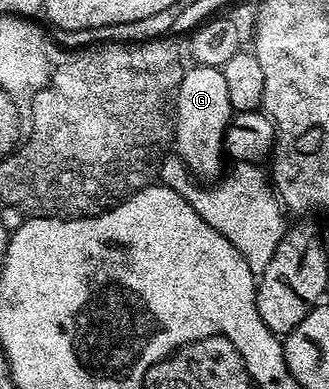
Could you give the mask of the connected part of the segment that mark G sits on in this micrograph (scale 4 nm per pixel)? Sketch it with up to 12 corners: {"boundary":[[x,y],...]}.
{"boundary":[[190,65],[173,112],[176,157],[222,177],[235,111],[216,66]]}

